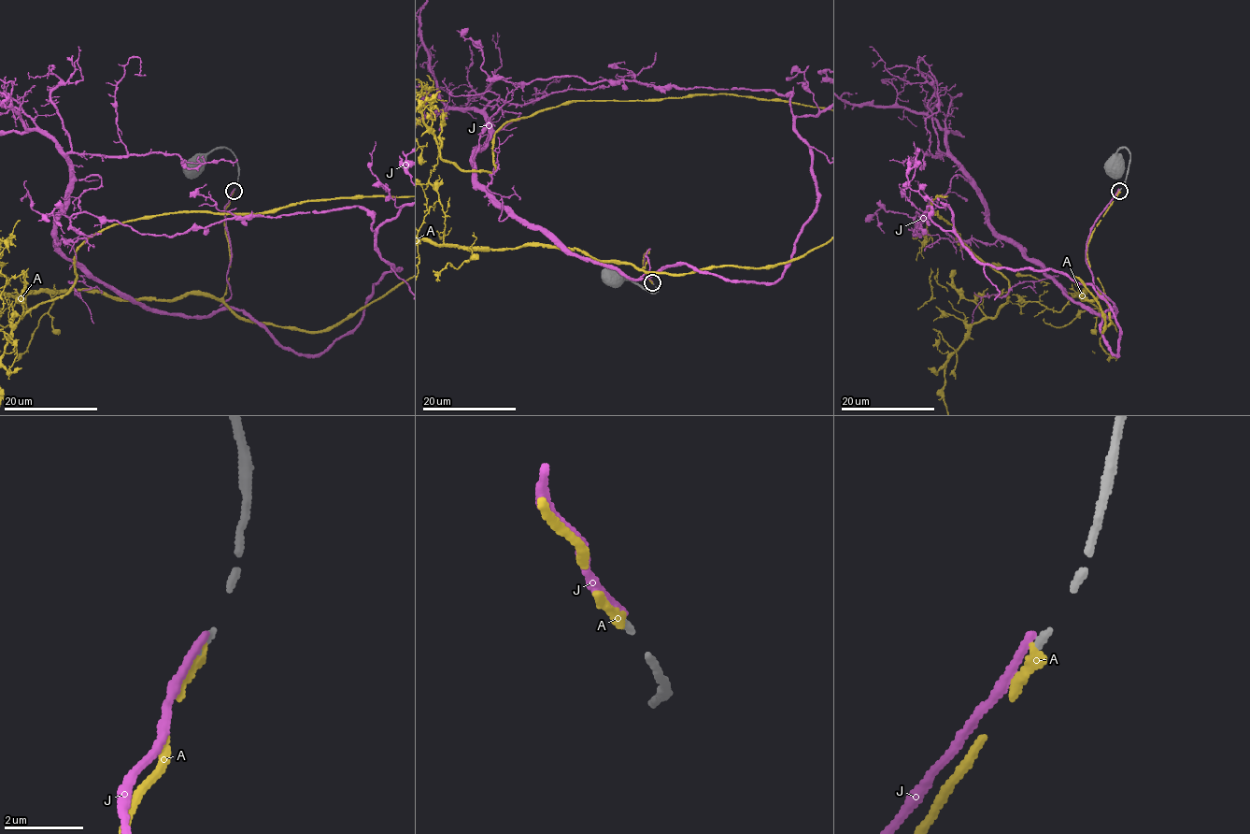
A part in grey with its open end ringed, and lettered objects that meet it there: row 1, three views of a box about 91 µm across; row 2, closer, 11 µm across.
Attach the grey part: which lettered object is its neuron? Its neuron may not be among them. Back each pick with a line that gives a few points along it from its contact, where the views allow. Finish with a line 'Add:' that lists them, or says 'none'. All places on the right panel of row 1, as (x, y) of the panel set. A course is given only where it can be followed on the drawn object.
A: course (1119, 190), (1087, 248), (1102, 331), (1076, 277), (1038, 269), (947, 196), (937, 213)
Add: A

